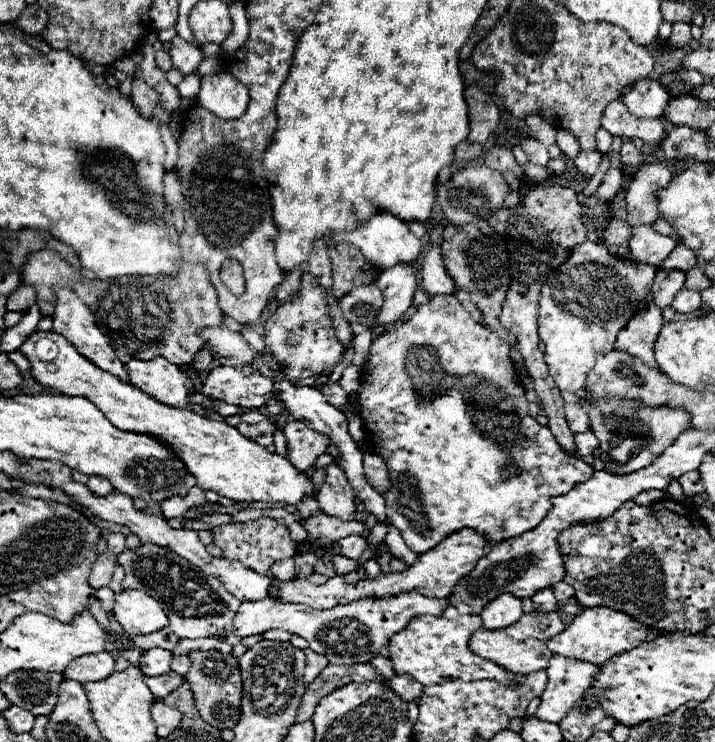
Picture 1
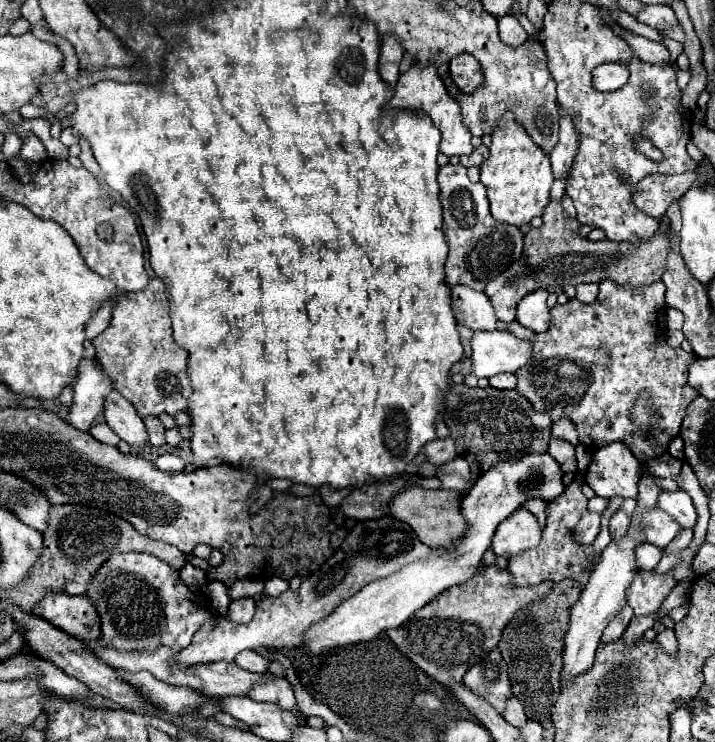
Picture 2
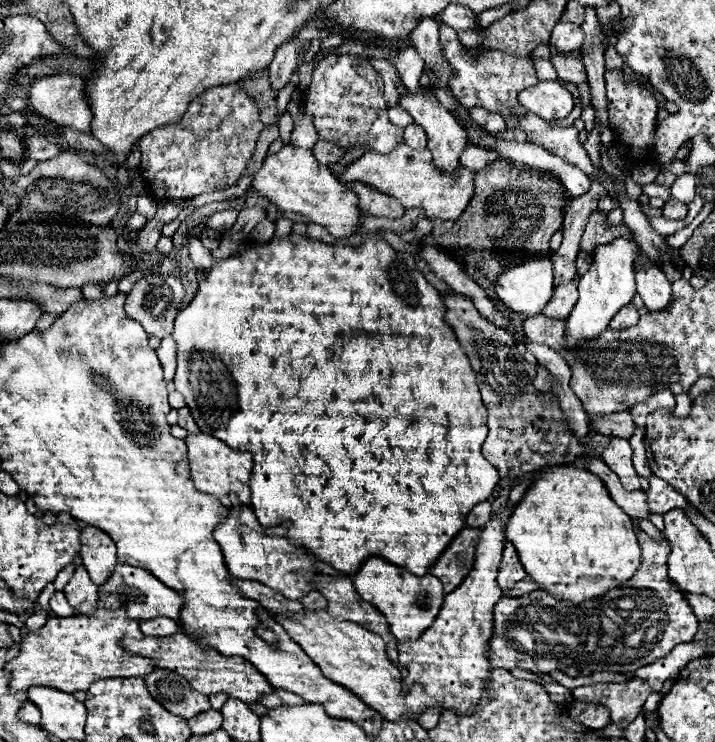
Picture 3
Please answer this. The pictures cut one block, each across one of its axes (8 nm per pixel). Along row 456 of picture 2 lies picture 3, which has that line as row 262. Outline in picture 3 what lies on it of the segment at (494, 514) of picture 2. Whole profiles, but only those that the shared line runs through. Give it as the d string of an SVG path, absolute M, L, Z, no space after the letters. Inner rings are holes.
M548 252L544 258L508 266L502 274L498 274L494 288L498 298L514 312L538 316L554 292L554 270L550 256L552 252Z

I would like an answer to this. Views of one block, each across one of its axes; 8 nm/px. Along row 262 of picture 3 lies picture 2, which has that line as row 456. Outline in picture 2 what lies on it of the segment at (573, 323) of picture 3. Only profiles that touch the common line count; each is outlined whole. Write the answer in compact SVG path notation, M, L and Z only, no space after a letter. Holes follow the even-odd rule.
M612 442L592 454L584 482L602 498L636 498L642 464L622 442Z

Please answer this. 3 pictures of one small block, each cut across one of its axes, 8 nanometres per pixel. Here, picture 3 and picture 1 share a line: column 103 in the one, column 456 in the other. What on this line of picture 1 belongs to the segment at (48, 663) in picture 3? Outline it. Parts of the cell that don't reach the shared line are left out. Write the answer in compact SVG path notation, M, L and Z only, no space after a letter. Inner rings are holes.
M454 606L446 608L442 616L416 616L404 630L400 630L392 640L388 642L390 660L396 668L396 674L410 674L414 680L420 680L424 686L442 684L446 678L460 678L464 682L476 682L476 680L496 680L504 686L516 688L518 684L516 674L508 672L506 668L500 668L498 664L492 664L490 660L484 660L476 656L470 648L470 636L482 630L480 616L460 616Z

